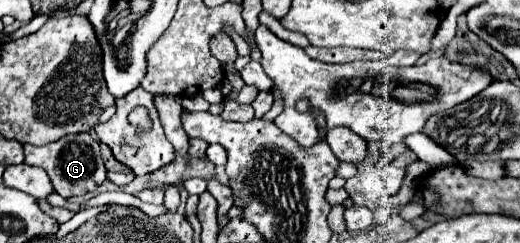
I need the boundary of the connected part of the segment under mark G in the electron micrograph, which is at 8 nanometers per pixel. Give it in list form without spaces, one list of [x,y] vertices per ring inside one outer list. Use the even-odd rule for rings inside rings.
[[[71,133],[47,145],[23,145],[25,149],[25,163],[41,167],[55,187],[55,193],[61,197],[81,197],[93,189],[97,189],[105,181],[105,165],[99,153],[99,143],[89,133]]]

